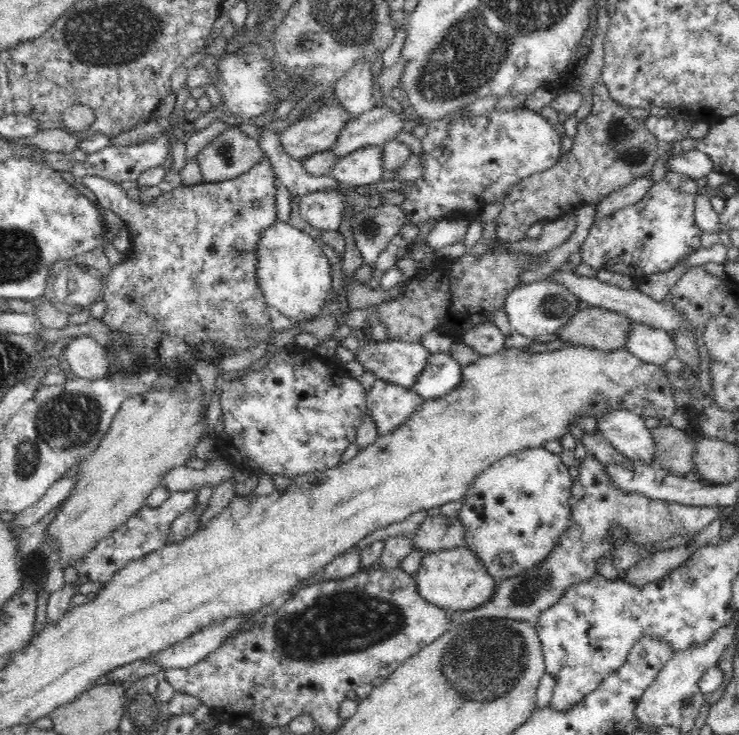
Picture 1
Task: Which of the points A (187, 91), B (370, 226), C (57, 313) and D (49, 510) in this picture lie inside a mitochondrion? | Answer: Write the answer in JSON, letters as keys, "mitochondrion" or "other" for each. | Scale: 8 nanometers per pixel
{"A":"other","B":"mitochondrion","C":"other","D":"other"}

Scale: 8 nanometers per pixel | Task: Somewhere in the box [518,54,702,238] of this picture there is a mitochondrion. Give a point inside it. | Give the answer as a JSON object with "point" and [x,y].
{"point":[627,150]}

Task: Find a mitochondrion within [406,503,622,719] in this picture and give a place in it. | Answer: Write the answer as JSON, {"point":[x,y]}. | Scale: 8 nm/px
{"point":[485,662]}

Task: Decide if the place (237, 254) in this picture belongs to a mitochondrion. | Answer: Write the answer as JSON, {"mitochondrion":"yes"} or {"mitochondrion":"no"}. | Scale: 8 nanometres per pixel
{"mitochondrion":"yes"}

